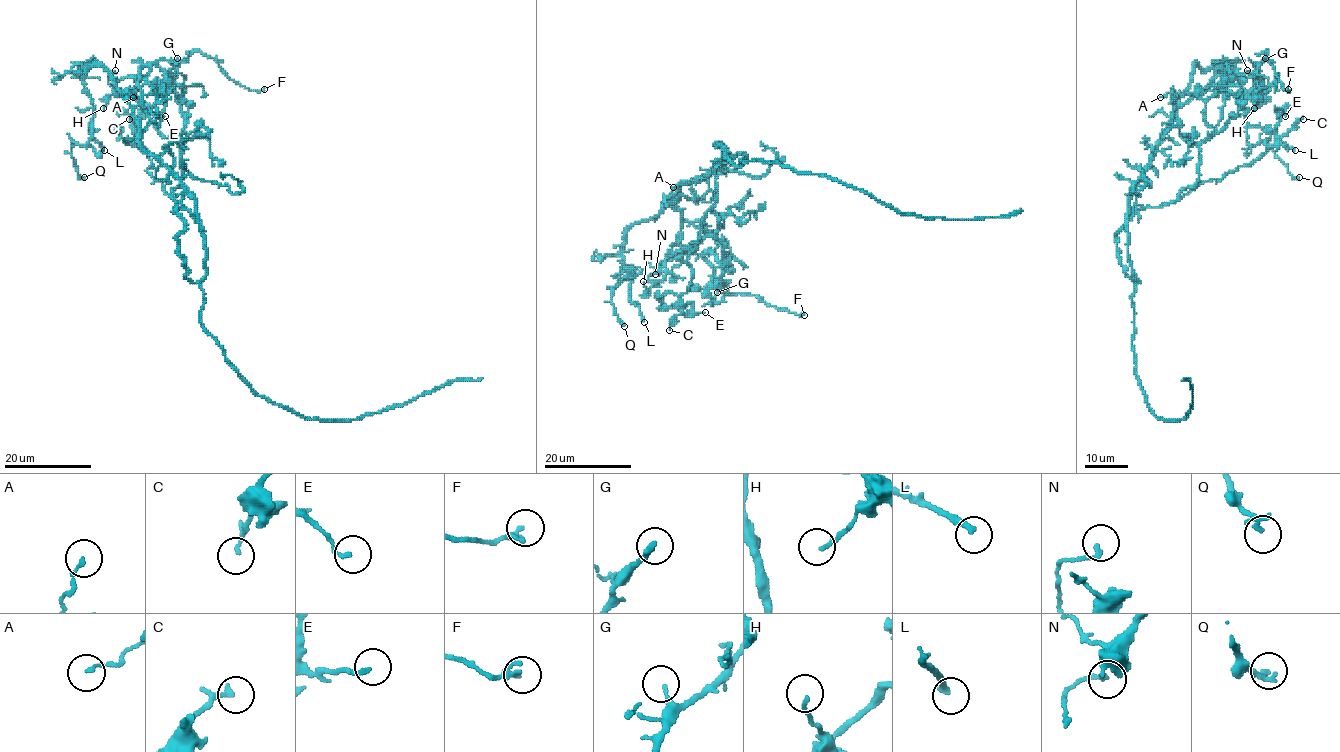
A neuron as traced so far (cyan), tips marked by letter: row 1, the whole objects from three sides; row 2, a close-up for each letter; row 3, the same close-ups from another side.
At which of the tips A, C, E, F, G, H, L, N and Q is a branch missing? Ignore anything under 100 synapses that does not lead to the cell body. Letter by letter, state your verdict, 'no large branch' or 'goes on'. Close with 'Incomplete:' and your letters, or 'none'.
A: no large branch
C: no large branch
E: no large branch
F: no large branch
G: no large branch
H: no large branch
L: no large branch
N: no large branch
Q: no large branch
Incomplete: none

